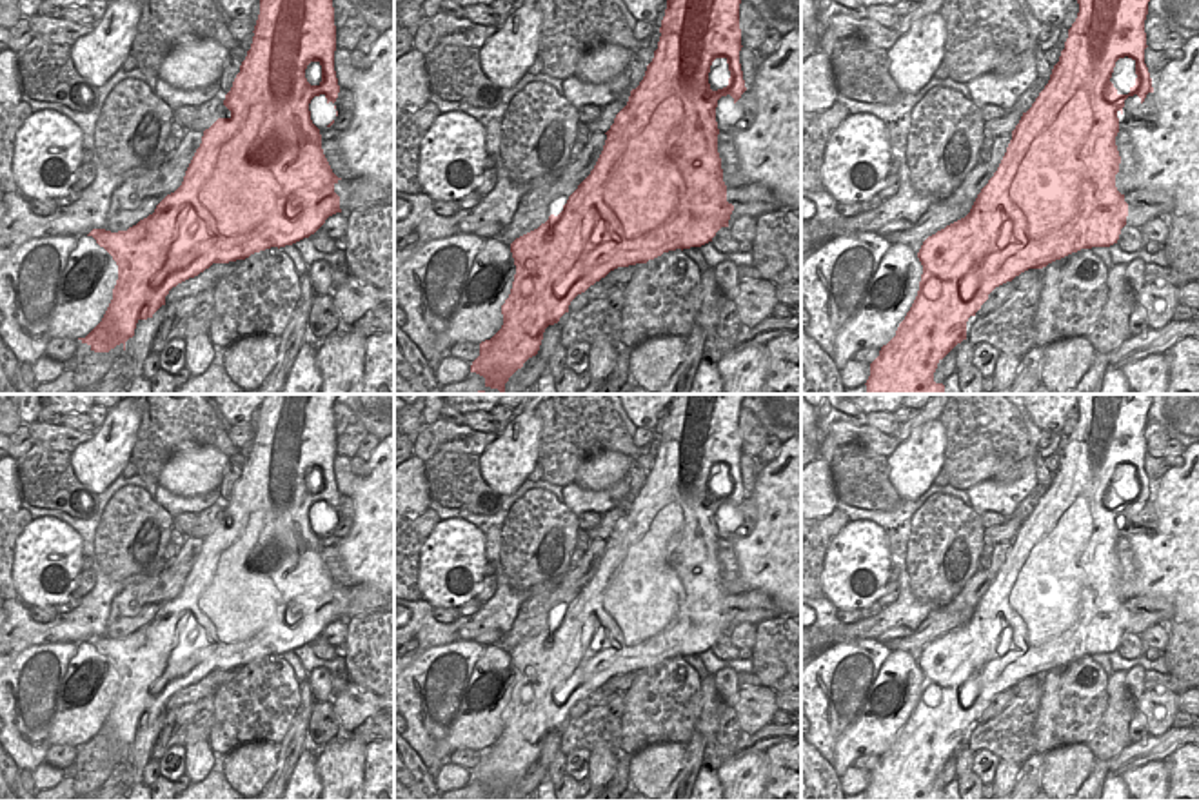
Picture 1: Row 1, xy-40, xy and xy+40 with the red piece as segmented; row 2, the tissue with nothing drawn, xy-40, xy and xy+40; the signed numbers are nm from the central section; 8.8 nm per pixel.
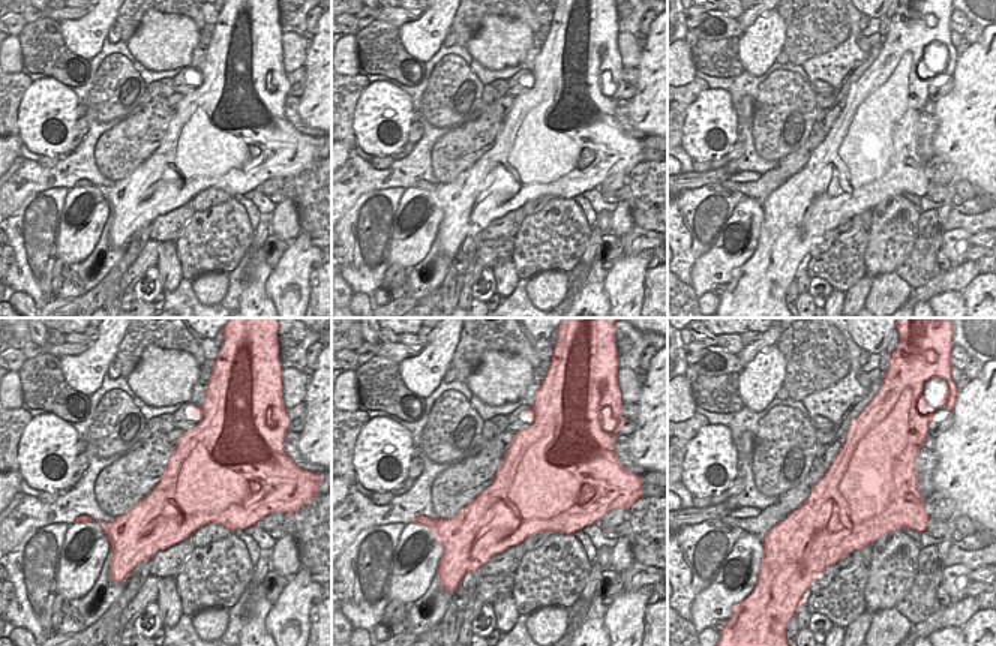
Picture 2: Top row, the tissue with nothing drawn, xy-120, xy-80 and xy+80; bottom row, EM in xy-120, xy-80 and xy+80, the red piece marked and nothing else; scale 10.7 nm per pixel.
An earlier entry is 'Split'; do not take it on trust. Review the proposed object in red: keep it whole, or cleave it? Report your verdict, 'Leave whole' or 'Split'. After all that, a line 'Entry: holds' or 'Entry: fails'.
Split.
Entry: holds

